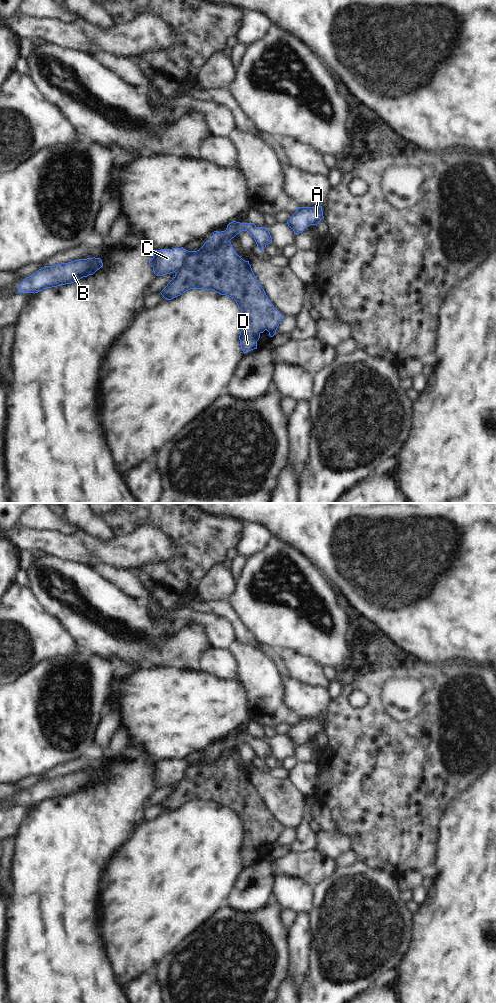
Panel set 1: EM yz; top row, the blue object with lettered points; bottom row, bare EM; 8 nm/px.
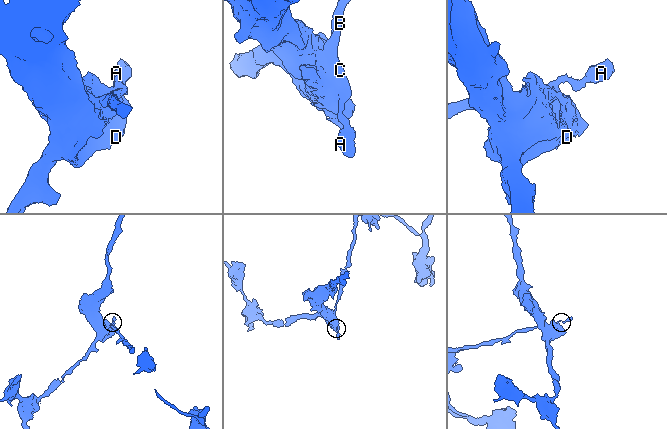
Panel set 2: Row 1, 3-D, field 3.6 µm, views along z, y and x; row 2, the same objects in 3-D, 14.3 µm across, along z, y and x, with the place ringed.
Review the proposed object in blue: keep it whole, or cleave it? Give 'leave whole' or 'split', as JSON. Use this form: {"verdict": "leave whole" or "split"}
{"verdict": "split"}

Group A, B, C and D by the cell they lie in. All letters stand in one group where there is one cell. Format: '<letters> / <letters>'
A B C / D

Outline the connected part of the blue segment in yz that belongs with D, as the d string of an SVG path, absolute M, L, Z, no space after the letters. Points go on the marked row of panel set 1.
M230 241L220 243L217 247L202 247L190 251L184 258L183 265L175 271L175 276L160 292L171 300L190 289L213 290L234 299L241 309L240 346L245 353L257 349L257 341L265 330L273 337L284 316L268 299L260 282L254 275L249 261L243 260L234 250Z

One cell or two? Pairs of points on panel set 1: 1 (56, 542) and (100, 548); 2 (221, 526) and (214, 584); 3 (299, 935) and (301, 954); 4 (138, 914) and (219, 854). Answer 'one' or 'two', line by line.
1: one
2: two
3: one
4: one

